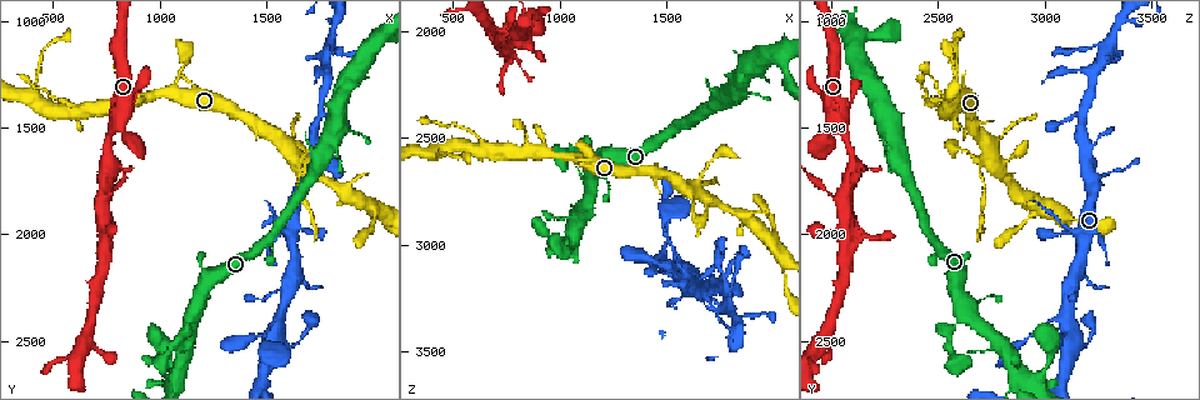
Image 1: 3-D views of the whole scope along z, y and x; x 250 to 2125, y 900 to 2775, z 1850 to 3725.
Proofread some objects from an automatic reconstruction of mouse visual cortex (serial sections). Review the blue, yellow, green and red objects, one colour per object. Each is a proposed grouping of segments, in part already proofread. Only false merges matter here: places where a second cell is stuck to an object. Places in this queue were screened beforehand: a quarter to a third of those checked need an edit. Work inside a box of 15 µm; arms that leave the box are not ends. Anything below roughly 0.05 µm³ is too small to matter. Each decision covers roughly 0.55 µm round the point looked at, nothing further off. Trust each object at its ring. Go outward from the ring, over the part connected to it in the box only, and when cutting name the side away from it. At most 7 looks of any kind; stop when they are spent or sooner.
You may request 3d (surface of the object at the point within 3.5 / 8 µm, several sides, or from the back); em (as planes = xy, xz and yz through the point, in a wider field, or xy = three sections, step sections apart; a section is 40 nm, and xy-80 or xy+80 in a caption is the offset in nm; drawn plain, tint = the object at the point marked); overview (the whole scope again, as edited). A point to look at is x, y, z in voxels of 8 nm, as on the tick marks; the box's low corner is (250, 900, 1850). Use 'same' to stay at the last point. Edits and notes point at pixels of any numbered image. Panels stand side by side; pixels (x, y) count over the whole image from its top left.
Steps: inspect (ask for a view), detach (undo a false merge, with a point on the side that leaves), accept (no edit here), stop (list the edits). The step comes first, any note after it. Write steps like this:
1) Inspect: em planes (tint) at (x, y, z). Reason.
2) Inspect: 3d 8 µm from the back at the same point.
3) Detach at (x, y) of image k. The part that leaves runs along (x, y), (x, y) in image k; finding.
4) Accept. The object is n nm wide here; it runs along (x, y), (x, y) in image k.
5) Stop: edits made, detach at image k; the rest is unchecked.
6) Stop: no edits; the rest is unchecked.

Inspect: 3d 3.5 µm at (1140, 2370, 2620). Branch point.

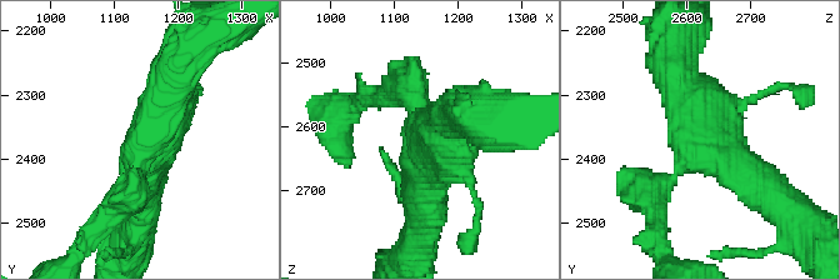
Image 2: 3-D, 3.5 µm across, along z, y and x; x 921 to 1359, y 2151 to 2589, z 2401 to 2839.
Inspect: em planes (tint) at (1150, 2375, 2615). Now the EM.

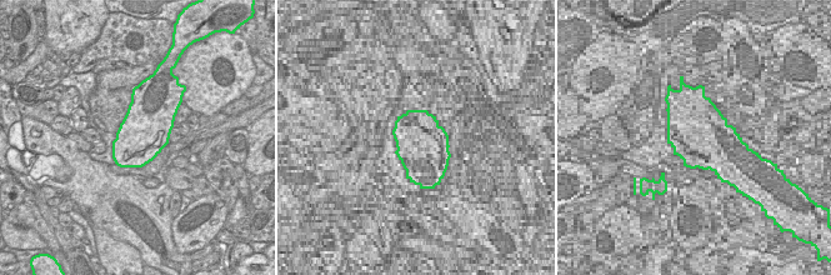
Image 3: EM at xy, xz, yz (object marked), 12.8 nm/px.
Inspect: em xy step 3 (tint) at the same point. Cut it another way.

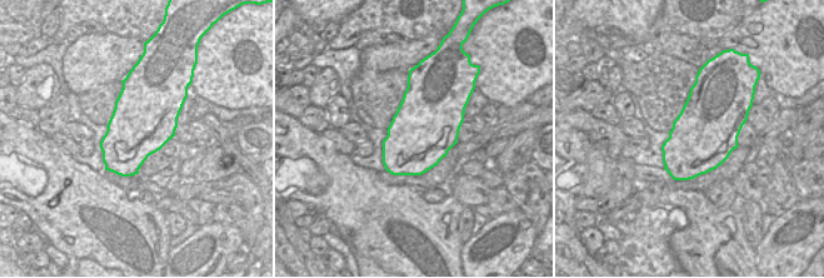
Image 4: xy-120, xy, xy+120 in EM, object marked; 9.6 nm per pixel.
Detach at (634, 188) of image 2. The object is 650 nm wide here; the part that leaves runs along (673, 176), (653, 195), (666, 260) in image 2; a second cell is stuck on.

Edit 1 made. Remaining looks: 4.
Inspect: 3d 8 µm at (1560, 2390, 3060). Sudden change in width.

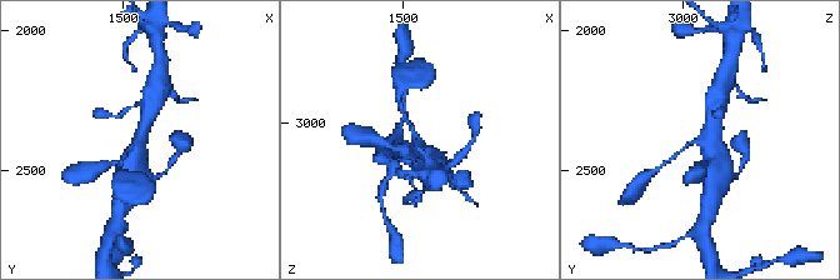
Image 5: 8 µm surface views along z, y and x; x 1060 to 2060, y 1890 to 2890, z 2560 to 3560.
Inspect: em xy step 2 (tint) at (1550, 2390, 3060).

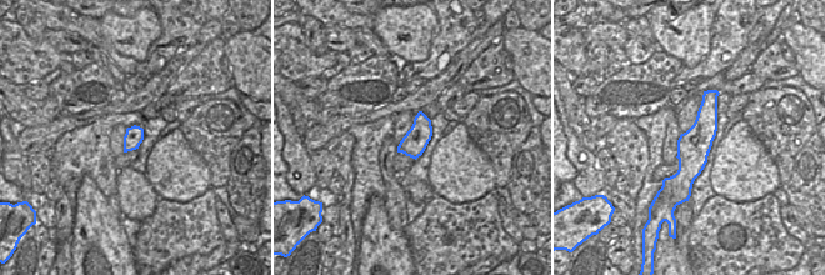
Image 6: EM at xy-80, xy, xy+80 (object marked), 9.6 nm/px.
Accept. The arms are 150, 400, 450 nm wide; one cell here.

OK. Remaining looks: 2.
Stop: edits made, detach at image 2; the rest is unchecked.

